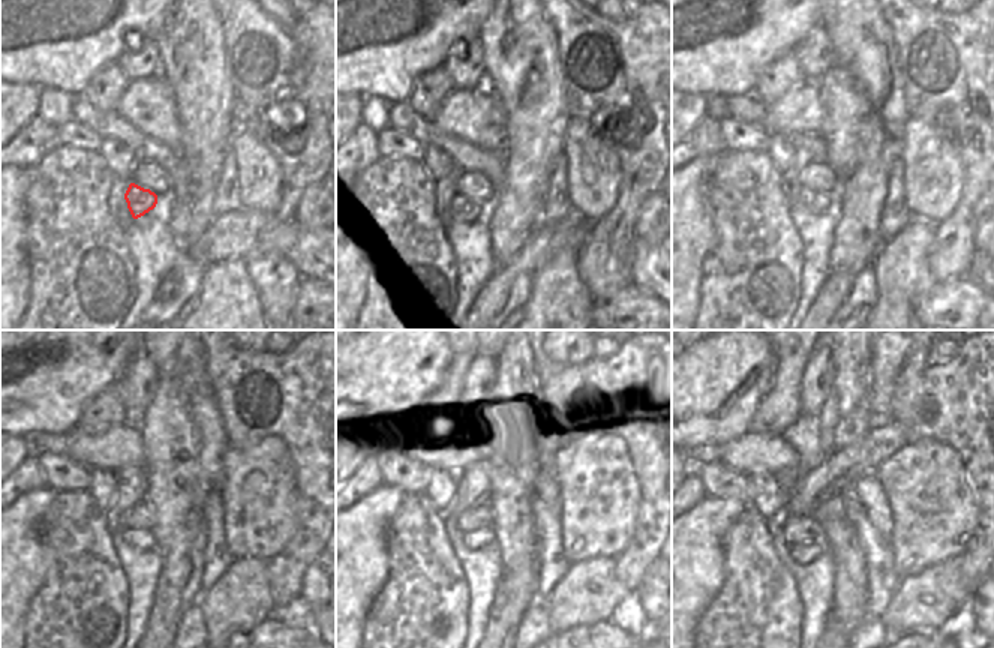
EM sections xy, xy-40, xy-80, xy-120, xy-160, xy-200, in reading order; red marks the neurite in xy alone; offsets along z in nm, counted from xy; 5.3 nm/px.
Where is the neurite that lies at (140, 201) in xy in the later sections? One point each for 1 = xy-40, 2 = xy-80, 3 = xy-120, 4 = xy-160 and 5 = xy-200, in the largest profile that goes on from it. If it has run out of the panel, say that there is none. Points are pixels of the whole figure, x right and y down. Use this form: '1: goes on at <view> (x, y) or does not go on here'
1: goes on at xy-40 (467, 209)
2: goes on at xy-80 (816, 203)
3: goes on at xy-120 (144, 540)
4: goes on at xy-160 (474, 540)
5: goes on at xy-200 (801, 552)

